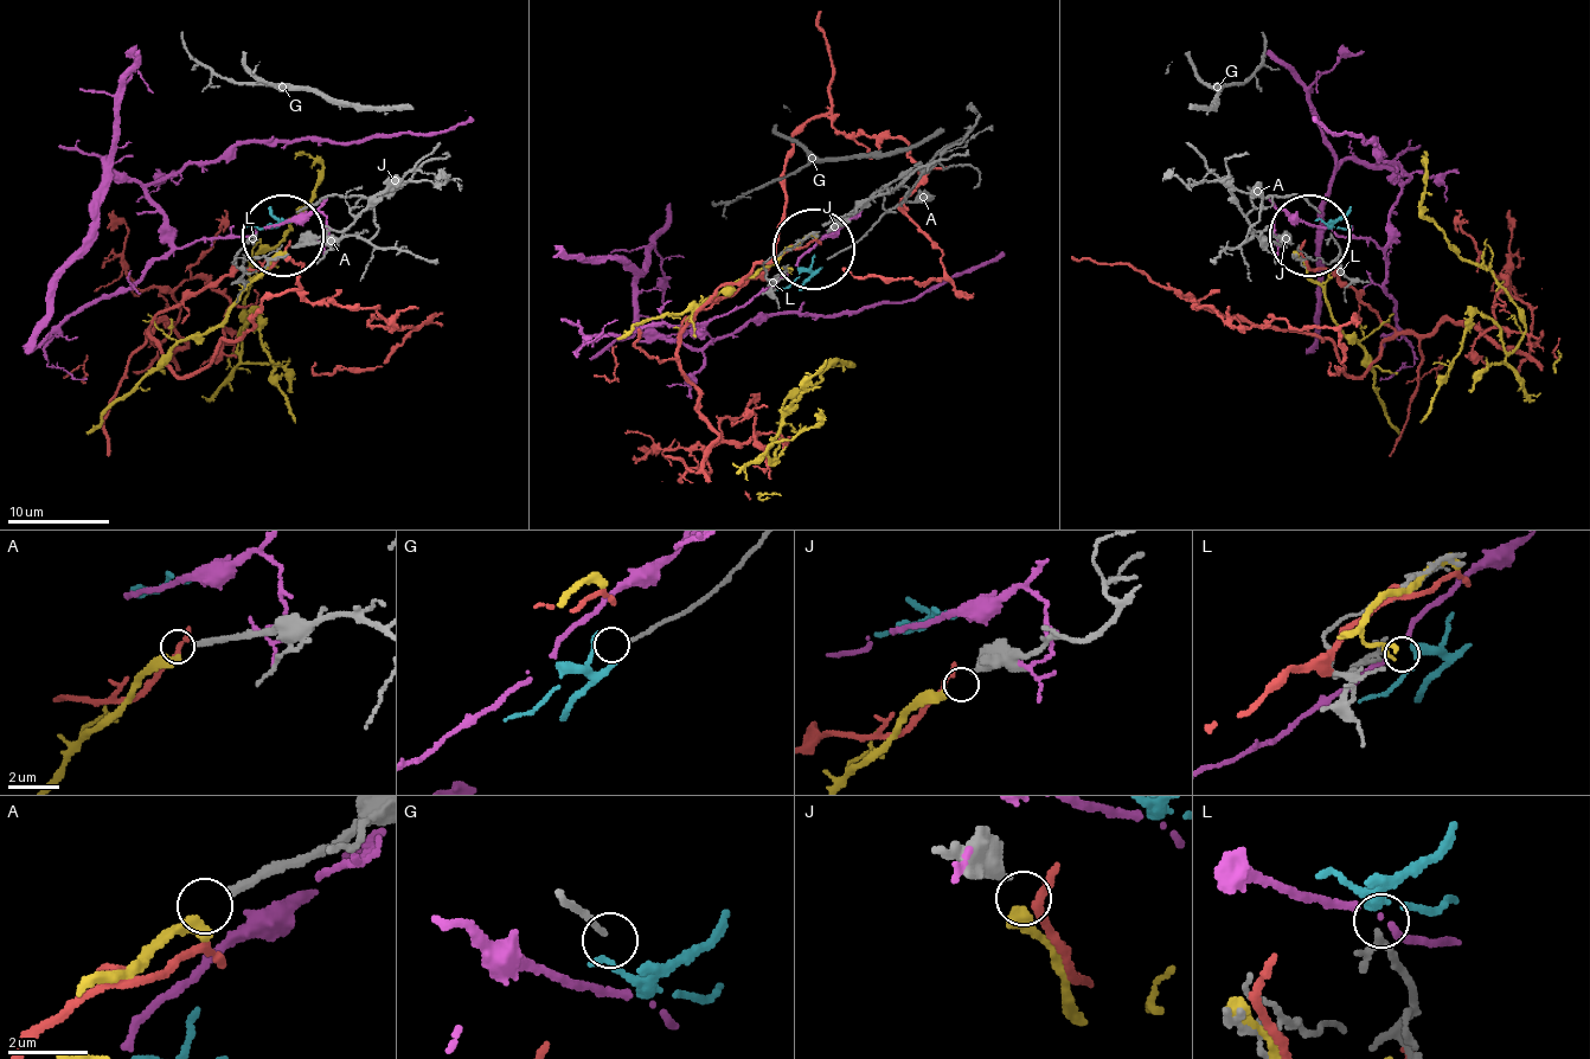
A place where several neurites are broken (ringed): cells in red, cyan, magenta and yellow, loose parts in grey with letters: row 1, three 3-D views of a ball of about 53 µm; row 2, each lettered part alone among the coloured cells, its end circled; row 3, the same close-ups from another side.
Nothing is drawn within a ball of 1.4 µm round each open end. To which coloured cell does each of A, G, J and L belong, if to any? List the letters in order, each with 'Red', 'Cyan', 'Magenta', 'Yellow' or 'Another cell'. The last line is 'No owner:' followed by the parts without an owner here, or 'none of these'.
A: Yellow
G: Another cell
J: Red
L: Cyan
No owner: G

